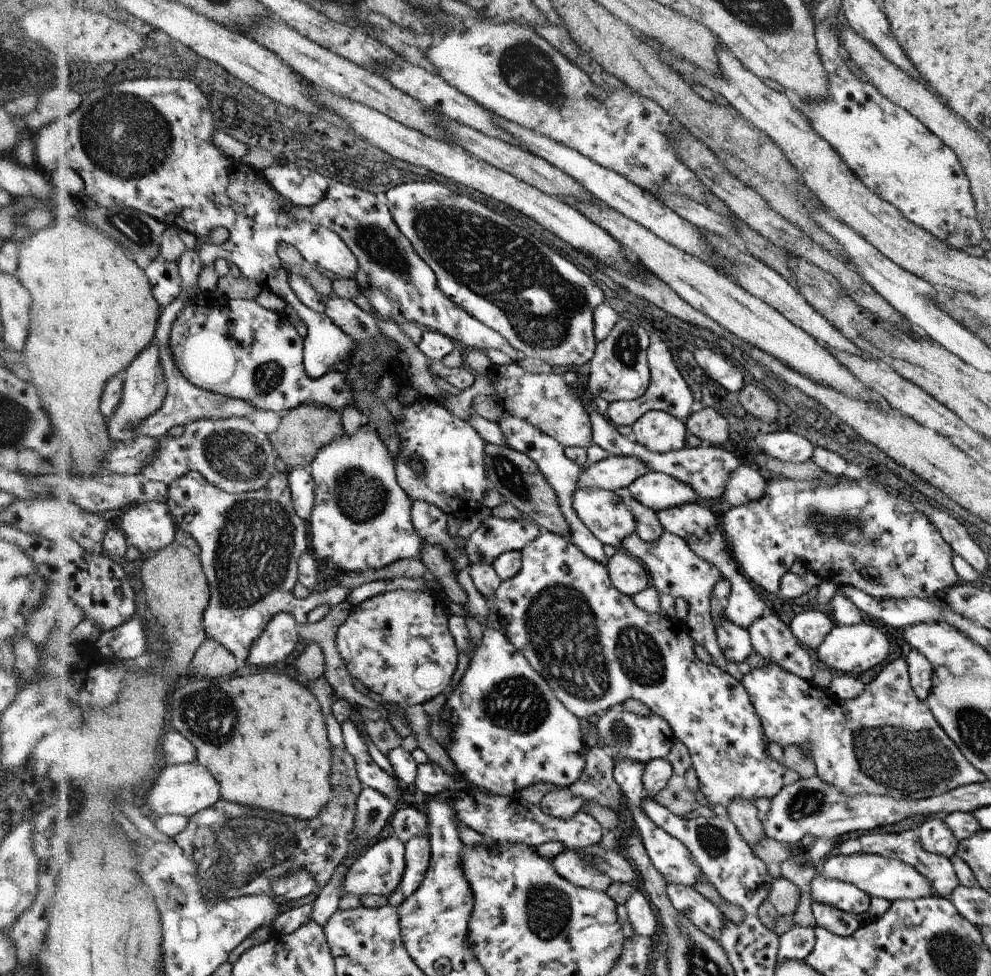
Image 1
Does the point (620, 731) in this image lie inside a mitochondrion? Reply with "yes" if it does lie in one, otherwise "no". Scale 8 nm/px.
yes

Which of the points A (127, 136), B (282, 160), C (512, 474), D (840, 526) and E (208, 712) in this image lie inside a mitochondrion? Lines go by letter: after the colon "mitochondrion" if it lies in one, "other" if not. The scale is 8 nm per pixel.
A: mitochondrion
B: other
C: mitochondrion
D: mitochondrion
E: mitochondrion

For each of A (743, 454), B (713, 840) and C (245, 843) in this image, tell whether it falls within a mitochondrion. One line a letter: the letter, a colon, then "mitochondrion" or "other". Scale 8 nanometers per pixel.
A: other
B: mitochondrion
C: mitochondrion

